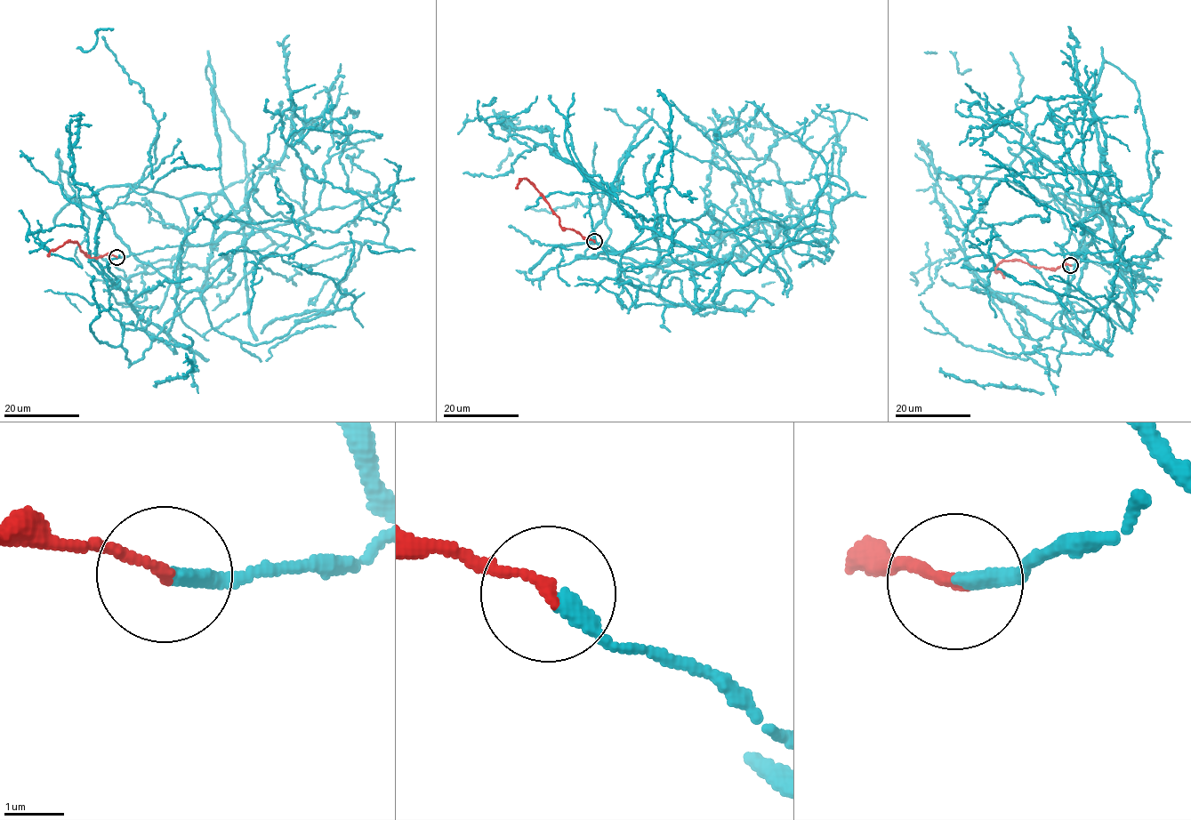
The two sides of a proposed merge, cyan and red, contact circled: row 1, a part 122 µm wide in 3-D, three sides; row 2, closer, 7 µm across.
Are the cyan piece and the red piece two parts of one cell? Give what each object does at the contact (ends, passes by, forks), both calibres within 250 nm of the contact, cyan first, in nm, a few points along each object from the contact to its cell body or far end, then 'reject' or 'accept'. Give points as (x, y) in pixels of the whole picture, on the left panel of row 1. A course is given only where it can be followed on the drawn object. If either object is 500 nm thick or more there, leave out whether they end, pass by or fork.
cyan ends; red ends; calibres 280 and 190 nm; course cyan (116, 257), (203, 291), (131, 363), (102, 275), (166, 331), (186, 233), (148, 205), (186, 230), (285, 170); course red (116, 257), (107, 254), (86, 257), (77, 242), (68, 241), (47, 256); accept

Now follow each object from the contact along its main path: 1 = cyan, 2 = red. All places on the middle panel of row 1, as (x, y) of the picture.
1: (594, 241), (684, 223), (629, 216), (570, 164), (660, 219), (659, 257), (625, 276), (754, 311)
2: (594, 241), (562, 228), (559, 217), (544, 196), (527, 179), (522, 179), (516, 188)

